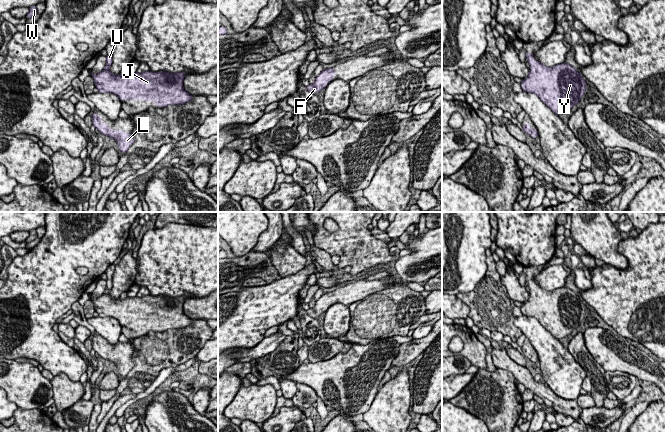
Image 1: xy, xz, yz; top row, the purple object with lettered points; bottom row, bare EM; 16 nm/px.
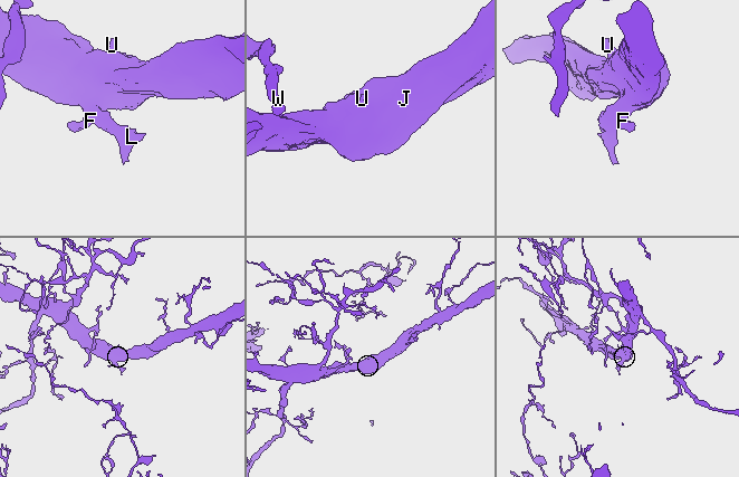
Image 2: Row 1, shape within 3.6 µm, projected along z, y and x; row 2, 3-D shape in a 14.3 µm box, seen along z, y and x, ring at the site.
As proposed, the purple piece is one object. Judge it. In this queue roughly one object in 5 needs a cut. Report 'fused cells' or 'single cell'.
single cell

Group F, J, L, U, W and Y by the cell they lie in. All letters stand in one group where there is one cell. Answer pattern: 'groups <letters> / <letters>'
groups F J L U W Y

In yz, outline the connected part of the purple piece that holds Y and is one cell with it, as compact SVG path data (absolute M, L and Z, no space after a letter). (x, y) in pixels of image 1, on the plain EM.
M528 276L526 282L530 295L520 307L523 315L536 318L558 340L578 329L585 317L586 307L575 292L567 287L547 291Z

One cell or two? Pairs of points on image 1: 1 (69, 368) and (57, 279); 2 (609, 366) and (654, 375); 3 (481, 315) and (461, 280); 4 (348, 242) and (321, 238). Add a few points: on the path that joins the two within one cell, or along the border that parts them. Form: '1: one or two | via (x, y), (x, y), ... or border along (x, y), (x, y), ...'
1: one | via (48, 346), (47, 313), (51, 309), (51, 301)
2: one | via (620, 364), (639, 364), (643, 367)
3: two | border along (473, 288), (467, 292), (459, 292), (456, 295)
4: one | via (341, 242), (328, 241)

